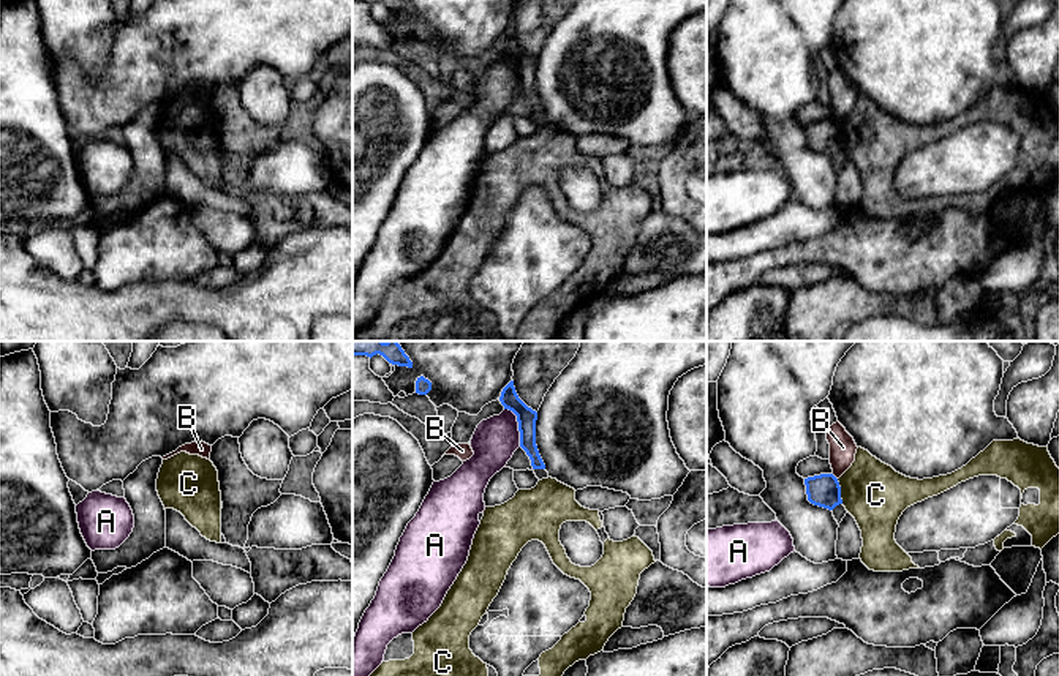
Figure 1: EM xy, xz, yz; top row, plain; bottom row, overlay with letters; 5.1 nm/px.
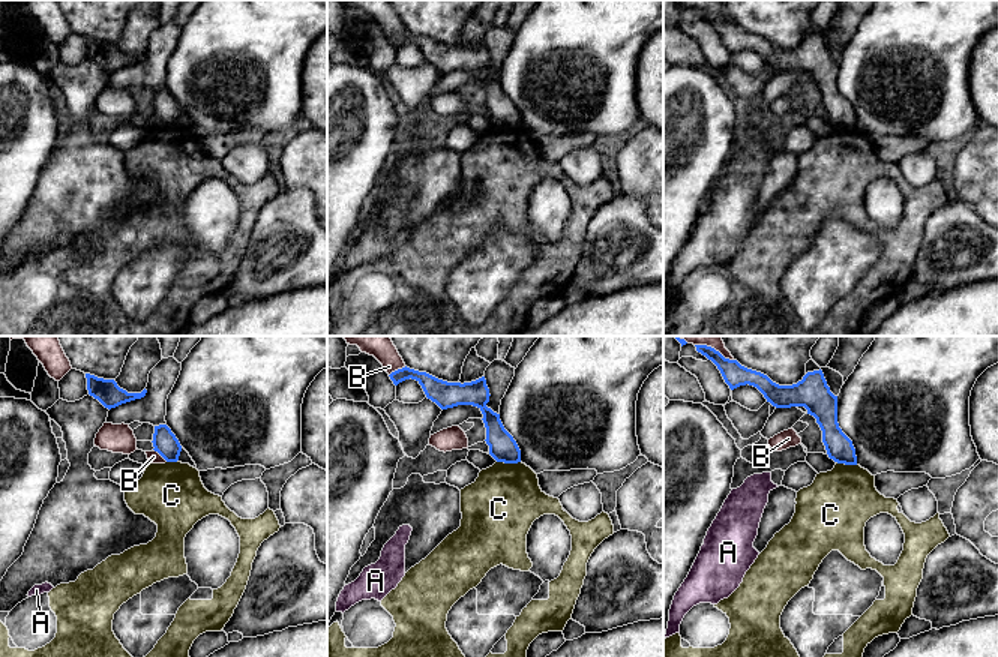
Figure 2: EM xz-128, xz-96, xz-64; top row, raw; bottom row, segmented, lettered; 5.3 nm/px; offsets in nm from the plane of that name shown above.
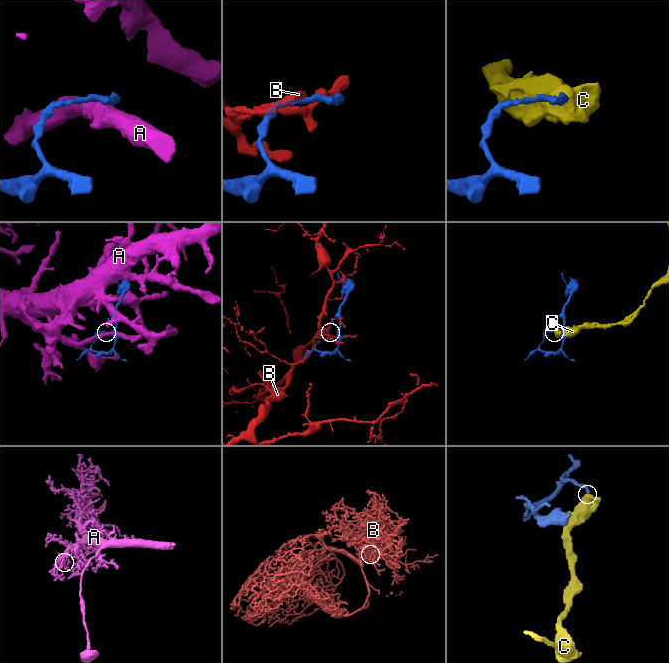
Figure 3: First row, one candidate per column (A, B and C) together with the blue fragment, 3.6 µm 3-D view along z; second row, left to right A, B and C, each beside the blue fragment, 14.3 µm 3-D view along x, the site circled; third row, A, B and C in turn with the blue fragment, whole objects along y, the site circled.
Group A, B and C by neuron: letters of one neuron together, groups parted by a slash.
A / B / C

